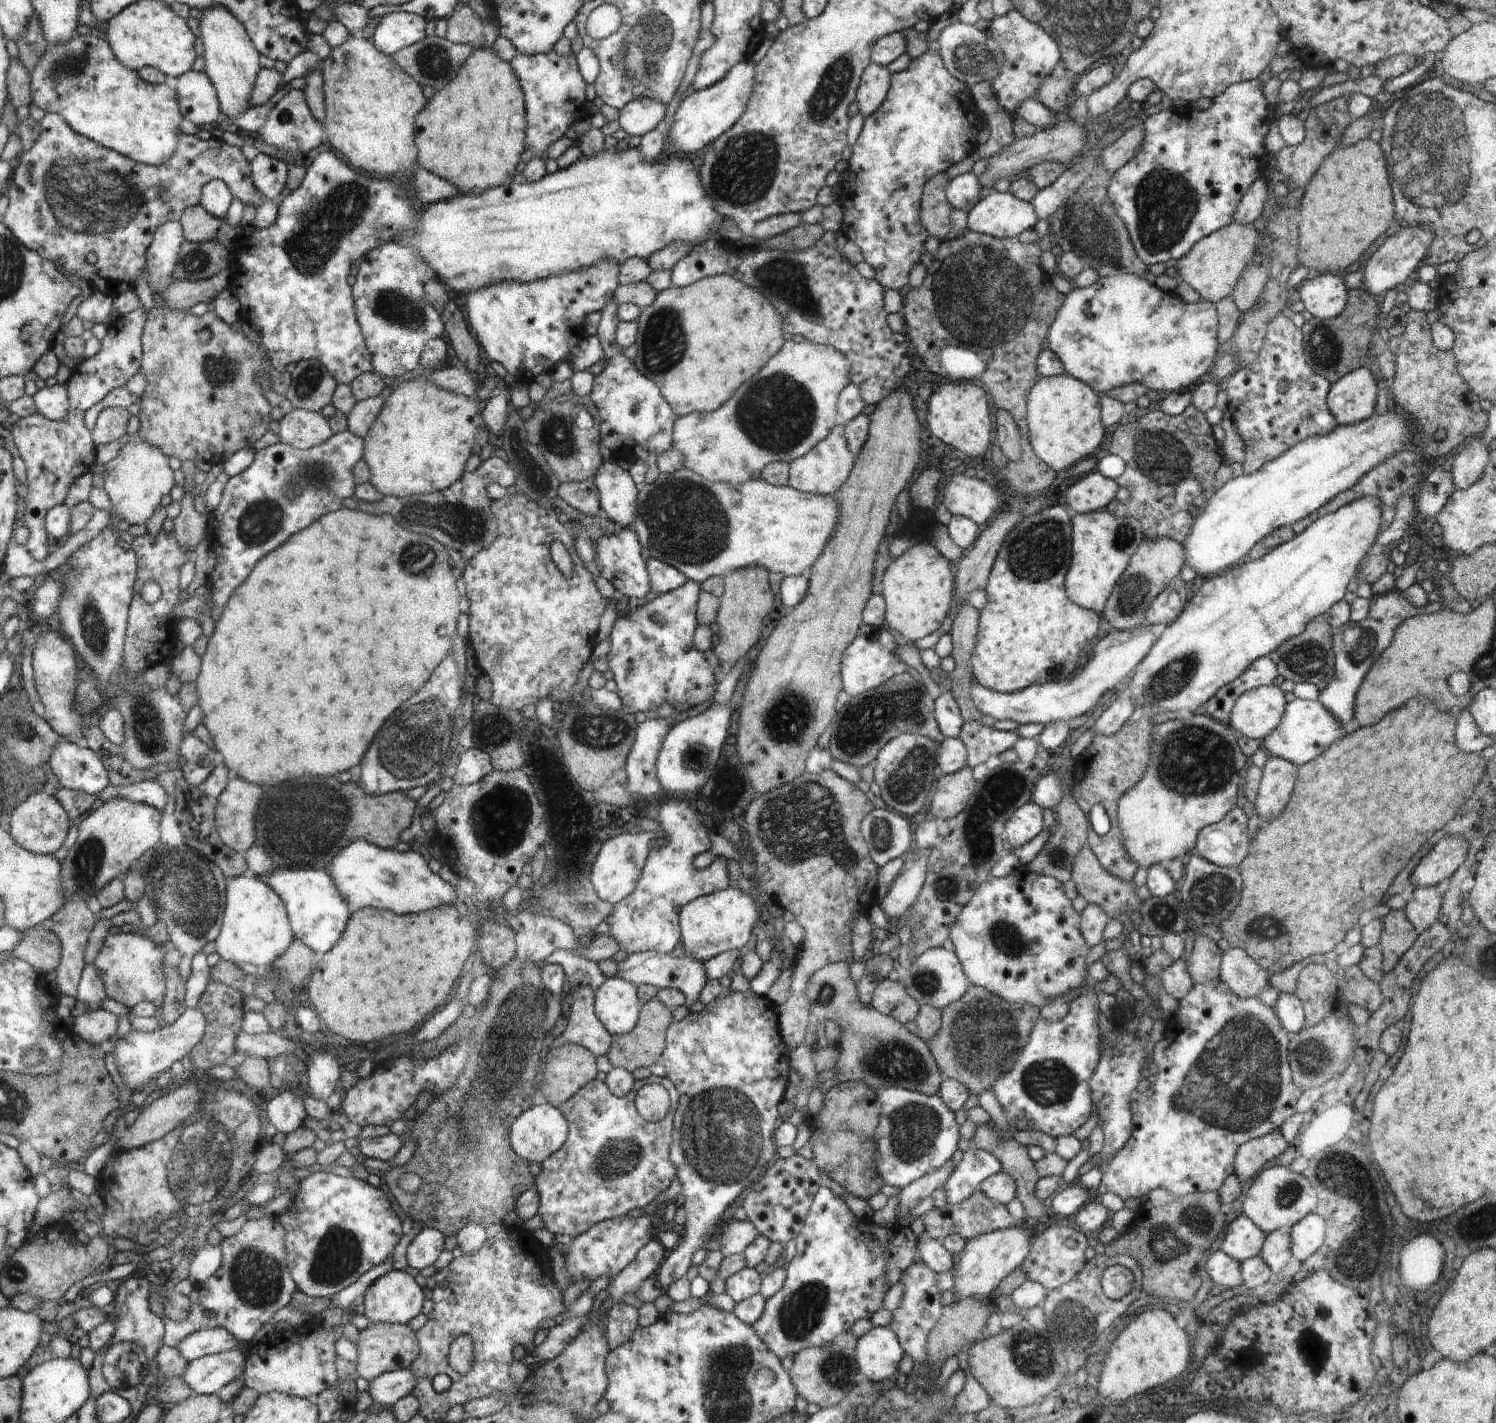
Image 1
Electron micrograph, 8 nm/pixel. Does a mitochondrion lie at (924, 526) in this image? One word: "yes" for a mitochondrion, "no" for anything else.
no

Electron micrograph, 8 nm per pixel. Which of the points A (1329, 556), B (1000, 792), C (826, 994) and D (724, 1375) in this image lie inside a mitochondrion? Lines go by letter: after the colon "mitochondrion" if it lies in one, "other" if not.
A: other
B: mitochondrion
C: mitochondrion
D: mitochondrion

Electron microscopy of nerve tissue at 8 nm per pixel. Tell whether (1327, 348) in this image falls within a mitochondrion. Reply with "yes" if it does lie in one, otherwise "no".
yes

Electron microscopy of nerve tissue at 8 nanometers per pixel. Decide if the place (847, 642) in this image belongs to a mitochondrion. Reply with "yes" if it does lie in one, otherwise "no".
no

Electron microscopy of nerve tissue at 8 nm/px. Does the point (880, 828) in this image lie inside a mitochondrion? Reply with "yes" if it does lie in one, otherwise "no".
yes

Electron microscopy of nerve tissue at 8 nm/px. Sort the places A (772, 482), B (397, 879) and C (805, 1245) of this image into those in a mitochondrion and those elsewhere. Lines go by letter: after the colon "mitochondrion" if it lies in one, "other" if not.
A: other
B: mitochondrion
C: other

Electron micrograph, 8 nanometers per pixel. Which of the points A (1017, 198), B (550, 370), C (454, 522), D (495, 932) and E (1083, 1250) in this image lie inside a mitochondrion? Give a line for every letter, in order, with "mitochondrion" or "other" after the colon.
A: other
B: other
C: mitochondrion
D: other
E: other

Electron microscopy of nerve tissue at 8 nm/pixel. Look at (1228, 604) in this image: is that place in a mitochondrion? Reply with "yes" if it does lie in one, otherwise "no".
no

